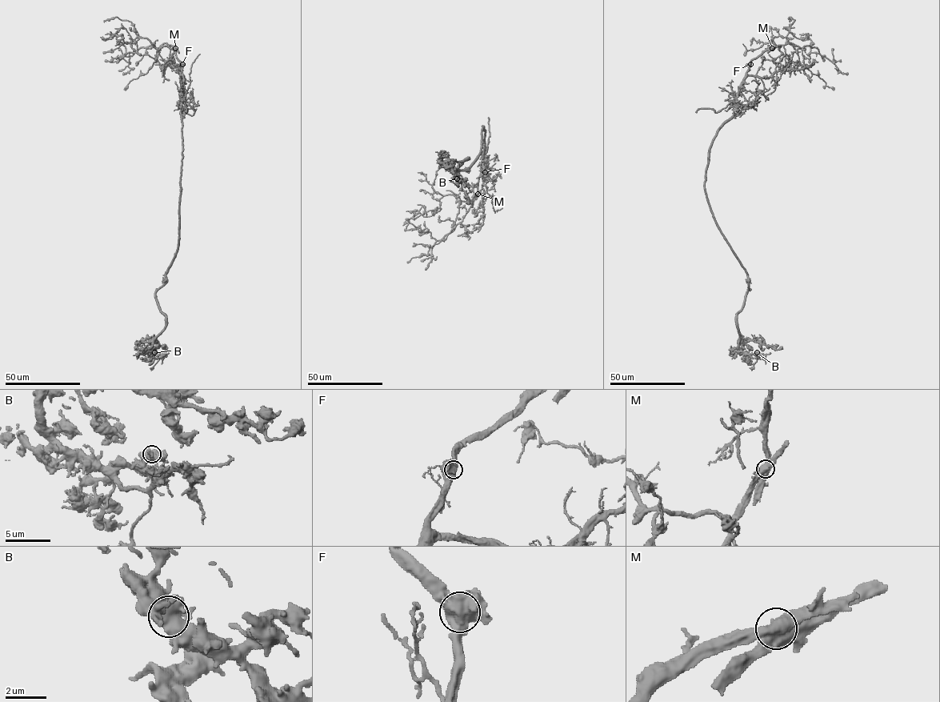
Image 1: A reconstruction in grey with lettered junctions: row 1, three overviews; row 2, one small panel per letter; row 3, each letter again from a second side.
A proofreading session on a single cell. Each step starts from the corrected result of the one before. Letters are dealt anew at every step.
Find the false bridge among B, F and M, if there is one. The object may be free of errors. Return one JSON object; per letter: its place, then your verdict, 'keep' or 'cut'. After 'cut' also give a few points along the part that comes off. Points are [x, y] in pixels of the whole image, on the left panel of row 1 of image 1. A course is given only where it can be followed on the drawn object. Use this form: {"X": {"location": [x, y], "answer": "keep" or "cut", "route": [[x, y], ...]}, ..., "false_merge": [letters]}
{"B": {"location": [154, 352], "answer": "keep"}, "F": {"location": [182, 64], "answer": "keep"}, "M": {"location": [175, 48], "answer": "cut", "route": [[175, 48], [166, 43], [126, 53], [114, 36], [106, 39], [123, 27]]}, "false_merge": ["M"]}

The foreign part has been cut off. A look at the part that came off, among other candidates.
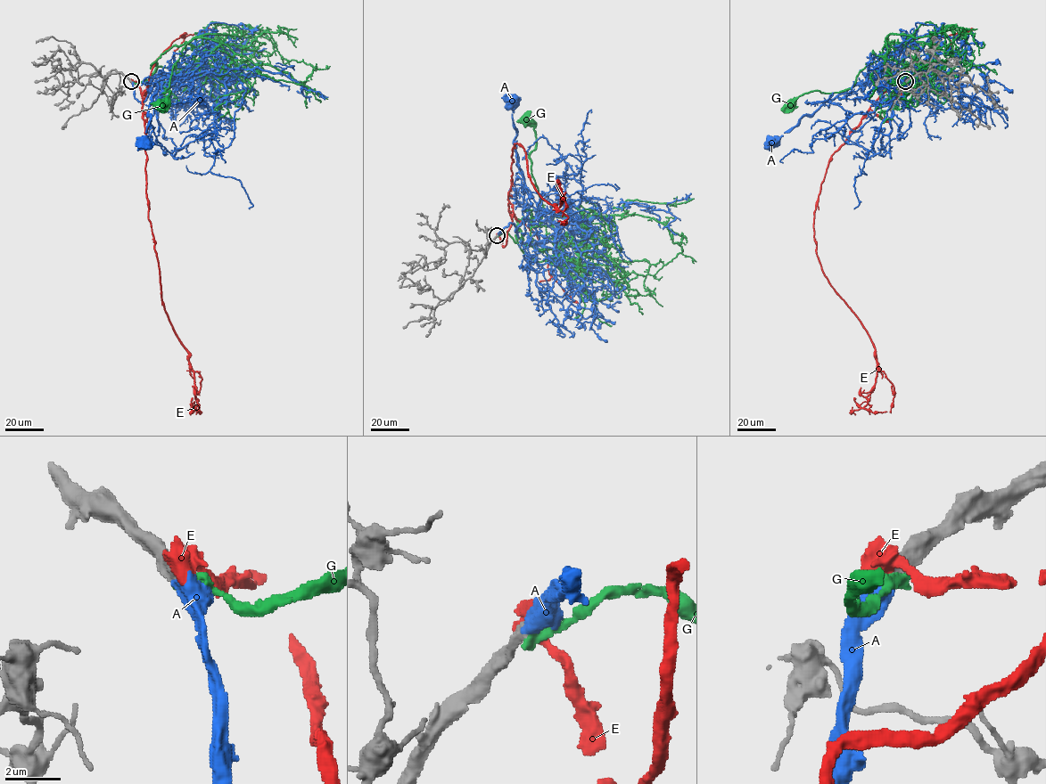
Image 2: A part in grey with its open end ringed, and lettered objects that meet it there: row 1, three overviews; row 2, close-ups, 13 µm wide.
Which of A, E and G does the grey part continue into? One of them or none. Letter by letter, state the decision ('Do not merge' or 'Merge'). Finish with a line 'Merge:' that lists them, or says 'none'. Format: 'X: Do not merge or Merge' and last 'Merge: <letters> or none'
A: Merge
E: Do not merge
G: Do not merge
Merge: A

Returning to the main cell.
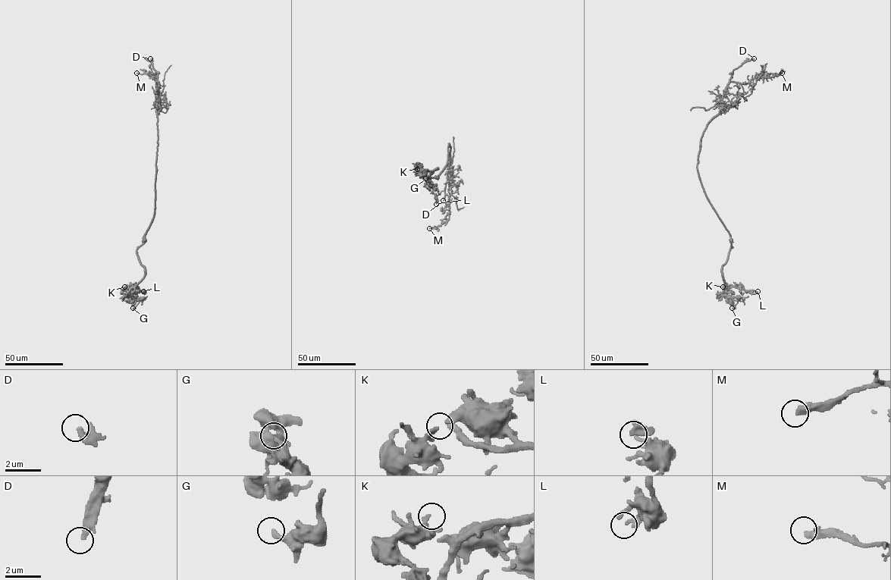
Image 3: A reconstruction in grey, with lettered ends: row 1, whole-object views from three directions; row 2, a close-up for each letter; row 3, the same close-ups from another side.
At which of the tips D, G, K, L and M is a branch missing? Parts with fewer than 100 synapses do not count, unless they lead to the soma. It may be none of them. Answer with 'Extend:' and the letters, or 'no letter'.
Extend: D

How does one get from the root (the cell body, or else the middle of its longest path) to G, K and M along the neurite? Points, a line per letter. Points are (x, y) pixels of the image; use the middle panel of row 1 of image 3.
G: (449, 145), (445, 166), (436, 177), (429, 176), (437, 168), (425, 171), (425, 177), (432, 183), (425, 178)
K: (449, 145), (447, 163), (437, 177), (429, 176), (437, 168), (422, 169), (418, 174), (415, 171), (417, 169)
M: (449, 145), (449, 168), (451, 167), (449, 219), (429, 228)

